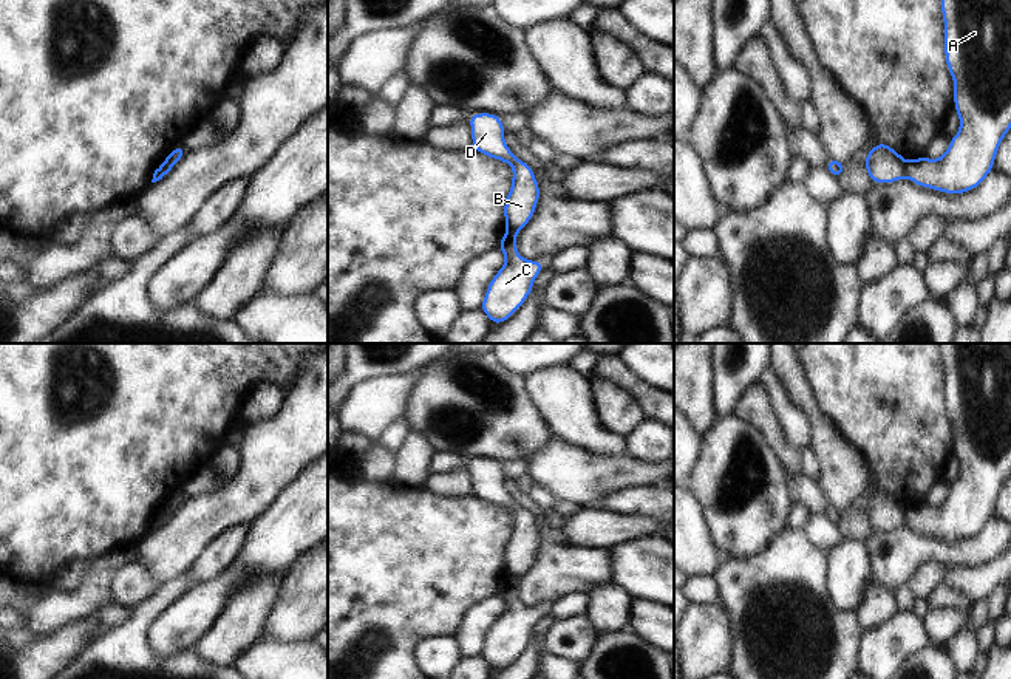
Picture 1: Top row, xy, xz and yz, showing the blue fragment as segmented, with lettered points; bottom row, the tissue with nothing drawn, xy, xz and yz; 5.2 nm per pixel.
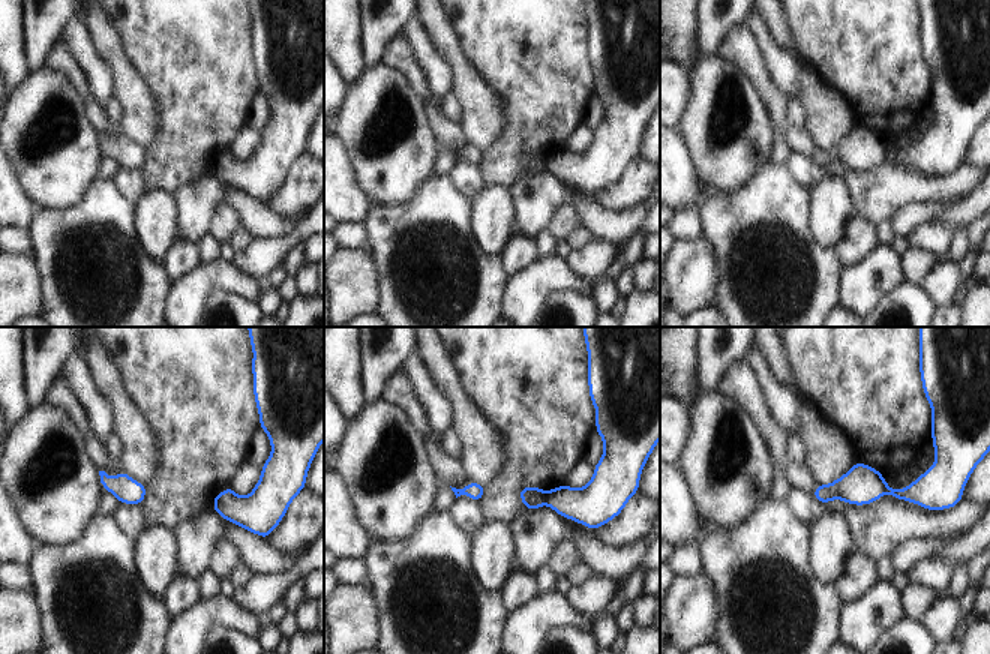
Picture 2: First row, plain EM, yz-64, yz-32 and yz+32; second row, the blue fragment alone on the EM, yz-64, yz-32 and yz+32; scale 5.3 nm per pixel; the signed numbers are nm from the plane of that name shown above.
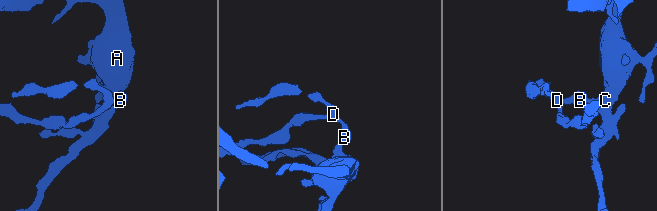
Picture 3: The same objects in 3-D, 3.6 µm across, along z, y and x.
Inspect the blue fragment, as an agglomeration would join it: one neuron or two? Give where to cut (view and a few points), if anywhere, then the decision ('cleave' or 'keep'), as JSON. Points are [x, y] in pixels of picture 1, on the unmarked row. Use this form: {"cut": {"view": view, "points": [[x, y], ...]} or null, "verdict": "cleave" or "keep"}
{"cut": {"view": "yz", "points": [[908, 508], [905, 523]]}, "verdict": "cleave"}

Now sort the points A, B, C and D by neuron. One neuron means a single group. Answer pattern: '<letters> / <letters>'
A C / B D

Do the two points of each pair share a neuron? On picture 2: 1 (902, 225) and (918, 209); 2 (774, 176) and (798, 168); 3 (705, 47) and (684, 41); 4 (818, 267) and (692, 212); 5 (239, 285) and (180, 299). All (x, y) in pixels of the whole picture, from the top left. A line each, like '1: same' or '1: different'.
1: same
2: different
3: different
4: different
5: same

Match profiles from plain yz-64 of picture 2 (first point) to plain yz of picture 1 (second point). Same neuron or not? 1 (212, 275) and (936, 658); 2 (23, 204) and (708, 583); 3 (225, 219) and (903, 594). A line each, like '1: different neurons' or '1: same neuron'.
1: different neurons
2: different neurons
3: different neurons

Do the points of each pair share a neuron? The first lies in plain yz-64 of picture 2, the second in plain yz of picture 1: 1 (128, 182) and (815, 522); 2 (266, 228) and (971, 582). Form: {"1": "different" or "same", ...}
{"1": "same", "2": "same"}

